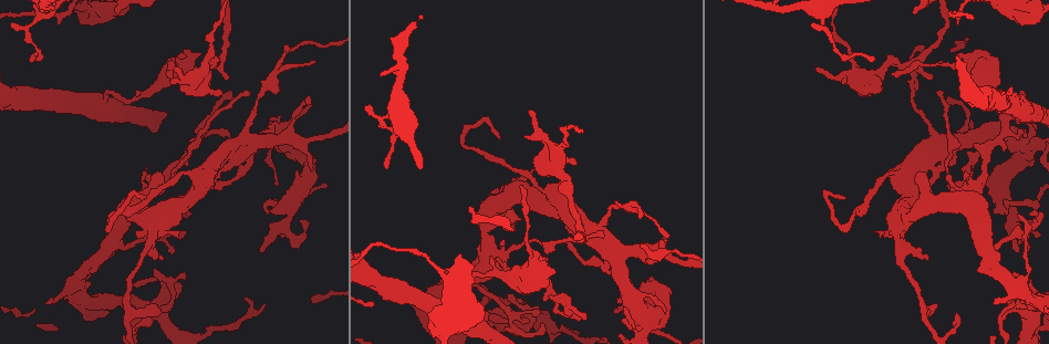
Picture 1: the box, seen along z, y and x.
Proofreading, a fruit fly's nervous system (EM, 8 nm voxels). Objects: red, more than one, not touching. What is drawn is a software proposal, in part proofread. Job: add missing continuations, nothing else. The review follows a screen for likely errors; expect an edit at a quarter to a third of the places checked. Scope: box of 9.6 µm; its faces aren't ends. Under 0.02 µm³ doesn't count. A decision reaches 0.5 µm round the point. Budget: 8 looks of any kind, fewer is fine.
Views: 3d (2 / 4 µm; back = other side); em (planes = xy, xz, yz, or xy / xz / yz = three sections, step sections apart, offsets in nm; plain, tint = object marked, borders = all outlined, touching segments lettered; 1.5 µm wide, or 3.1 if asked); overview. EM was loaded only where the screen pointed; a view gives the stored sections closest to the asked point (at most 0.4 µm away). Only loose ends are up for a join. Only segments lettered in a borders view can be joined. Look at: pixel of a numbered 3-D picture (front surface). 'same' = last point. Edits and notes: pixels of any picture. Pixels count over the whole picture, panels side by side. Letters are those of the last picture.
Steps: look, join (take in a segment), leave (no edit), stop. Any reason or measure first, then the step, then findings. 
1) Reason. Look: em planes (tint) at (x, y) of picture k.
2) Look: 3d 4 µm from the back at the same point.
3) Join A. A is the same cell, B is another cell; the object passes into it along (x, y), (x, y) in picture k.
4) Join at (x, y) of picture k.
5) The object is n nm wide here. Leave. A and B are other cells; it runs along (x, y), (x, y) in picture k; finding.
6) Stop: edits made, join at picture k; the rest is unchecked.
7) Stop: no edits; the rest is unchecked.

An open end. Look: 3d 4 µm from the back at (545, 256) of picture 1.

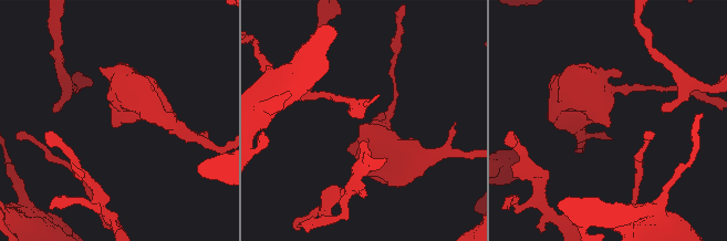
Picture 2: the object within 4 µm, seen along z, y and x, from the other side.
Need the tissue. Look: em xy step 8 (borders) at (360, 124) of picture 2.

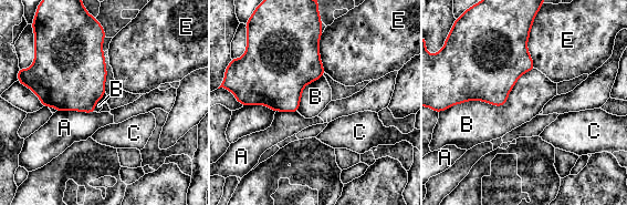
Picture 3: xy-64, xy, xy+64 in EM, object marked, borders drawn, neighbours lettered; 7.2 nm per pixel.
Cut it another way. Look: em planes (borders) at the same point.

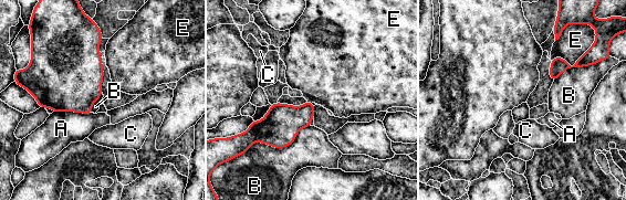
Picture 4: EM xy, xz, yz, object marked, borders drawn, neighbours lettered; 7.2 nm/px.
Leave. A, B, C and E are other cells; a border runs along (583, 53), (572, 65), (551, 61) in picture 4; none of them fits.

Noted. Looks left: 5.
Look: em planes (tint) at (135, 235) of picture 1.

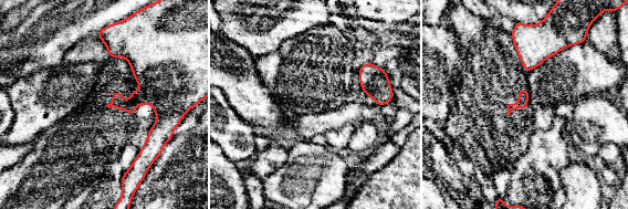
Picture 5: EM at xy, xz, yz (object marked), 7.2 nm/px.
See the neighbours. Look: em planes (borders) at the same point.

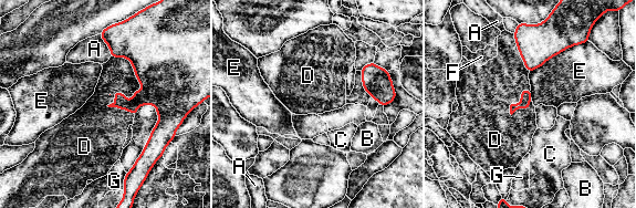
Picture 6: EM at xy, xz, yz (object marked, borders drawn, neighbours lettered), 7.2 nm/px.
Leave. A, B, C, D, E, F and G are other cells; it runs along (111, 39), (164, 101), (139, 162) in picture 6; no lettered segment goes on from it.

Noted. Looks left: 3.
An open end. Look: em planes (borders) at (514, 225) of picture 1.

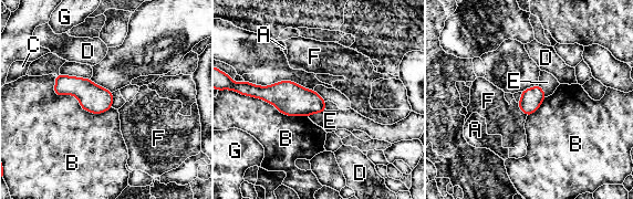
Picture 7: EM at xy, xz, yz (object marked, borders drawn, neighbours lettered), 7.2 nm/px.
Leave. A, B, C, D, E, F and G are other cells; a border runs along (54, 76), (55, 94), (112, 107) in picture 7; no lettered segment goes on from it.

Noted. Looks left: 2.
Stop: no edits; the rest is unchecked.

